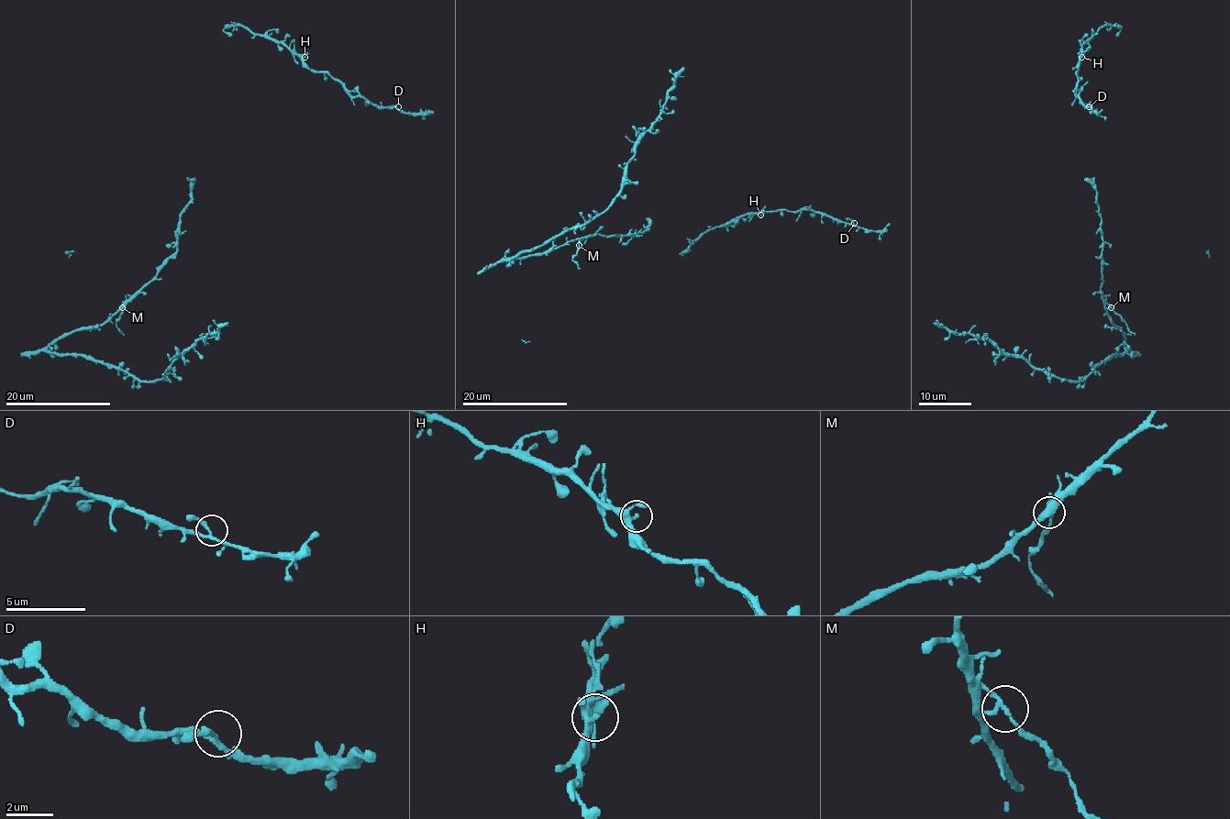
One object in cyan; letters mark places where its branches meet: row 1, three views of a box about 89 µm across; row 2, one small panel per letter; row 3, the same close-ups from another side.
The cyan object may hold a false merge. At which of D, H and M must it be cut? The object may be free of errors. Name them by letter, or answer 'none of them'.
M

